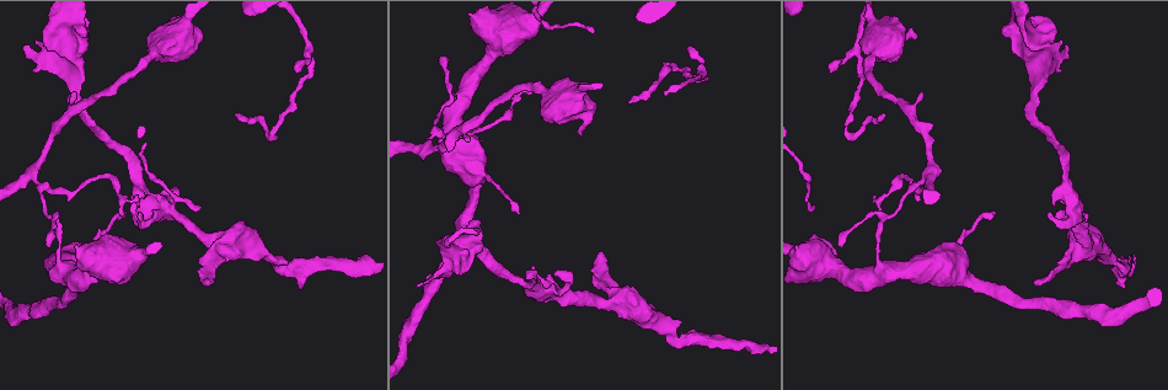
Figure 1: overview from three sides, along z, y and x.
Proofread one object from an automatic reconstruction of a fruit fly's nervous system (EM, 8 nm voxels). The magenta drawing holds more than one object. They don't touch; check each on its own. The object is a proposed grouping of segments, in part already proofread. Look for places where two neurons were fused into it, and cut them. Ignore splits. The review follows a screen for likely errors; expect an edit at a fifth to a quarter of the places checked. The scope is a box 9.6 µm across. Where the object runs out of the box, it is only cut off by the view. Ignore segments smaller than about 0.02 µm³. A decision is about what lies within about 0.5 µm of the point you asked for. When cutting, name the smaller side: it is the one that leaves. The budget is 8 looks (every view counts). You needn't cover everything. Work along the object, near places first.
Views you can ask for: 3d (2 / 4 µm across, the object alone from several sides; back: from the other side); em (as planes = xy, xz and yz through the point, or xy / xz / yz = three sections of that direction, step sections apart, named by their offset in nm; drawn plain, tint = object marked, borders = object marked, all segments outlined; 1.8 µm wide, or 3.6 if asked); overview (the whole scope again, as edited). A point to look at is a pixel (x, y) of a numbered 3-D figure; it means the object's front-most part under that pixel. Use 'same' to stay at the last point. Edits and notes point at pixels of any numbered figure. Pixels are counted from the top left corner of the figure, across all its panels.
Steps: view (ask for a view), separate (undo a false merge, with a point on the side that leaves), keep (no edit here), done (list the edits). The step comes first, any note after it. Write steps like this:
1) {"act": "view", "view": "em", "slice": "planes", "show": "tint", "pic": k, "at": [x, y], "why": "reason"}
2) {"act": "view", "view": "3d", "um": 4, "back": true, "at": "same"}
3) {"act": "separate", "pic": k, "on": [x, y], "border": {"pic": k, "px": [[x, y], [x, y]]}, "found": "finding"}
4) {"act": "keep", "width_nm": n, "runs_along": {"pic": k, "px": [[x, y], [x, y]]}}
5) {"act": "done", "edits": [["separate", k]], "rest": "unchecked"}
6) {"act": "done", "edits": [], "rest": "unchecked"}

{"act": "view", "view": "3d", "um": 4, "back": true, "pic": 1, "at": [547, 294], "why": "abrupt turn"}

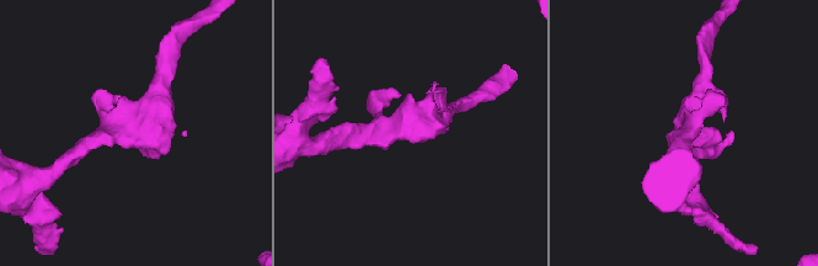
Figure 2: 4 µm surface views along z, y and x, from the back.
{"act": "view", "view": "em", "slice": "xy", "step": 16, "show": "tint", "pic": 2, "at": [417, 133], "why": "shape alone is not enough"}

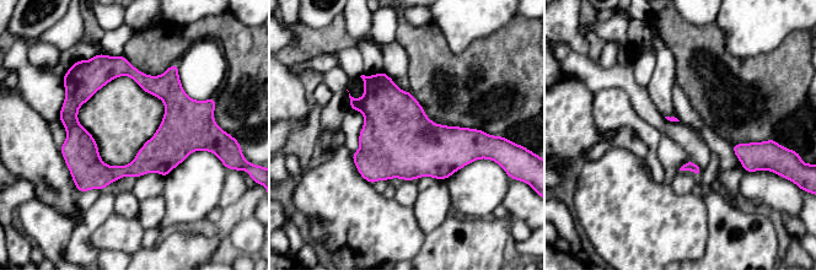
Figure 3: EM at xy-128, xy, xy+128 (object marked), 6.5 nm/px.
{"act": "view", "view": "em", "slice": "planes", "show": "tint", "at": "same", "why": "another direction"}

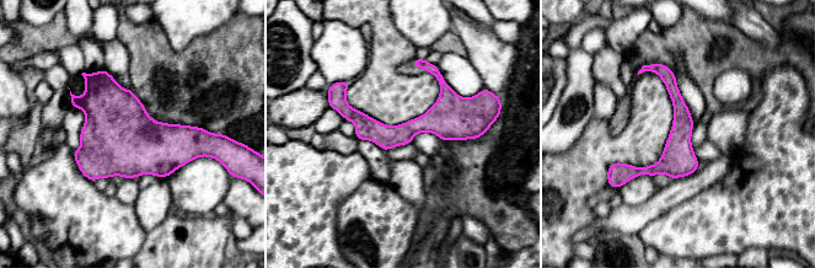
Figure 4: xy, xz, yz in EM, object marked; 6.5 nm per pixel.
{"act": "keep", "width_nm": 160, "runs_along": {"pic": 4, "px": [[336, 103], [376, 132], [477, 126]]}, "found": "one neuron here"}

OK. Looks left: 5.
{"act": "view", "view": "3d", "um": 2, "pic": 1, "at": [461, 252], "why": "arms run side by side"}

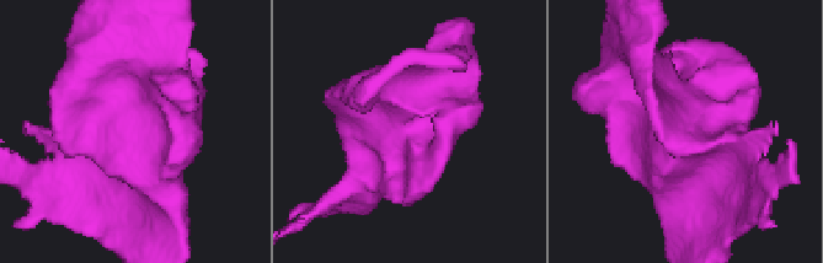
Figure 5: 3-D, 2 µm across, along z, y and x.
{"act": "view", "view": "em", "slice": "xy", "step": 4, "show": "tint", "pic": 5, "at": [405, 124], "why": "need the tissue"}

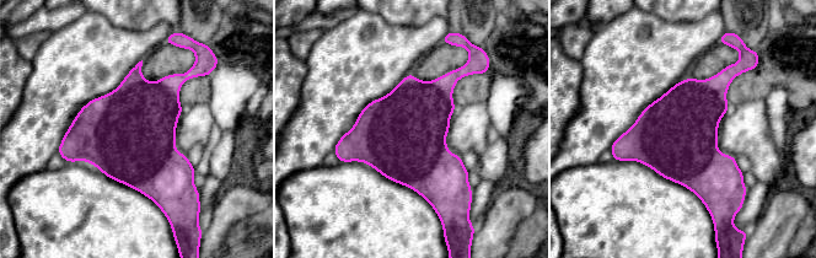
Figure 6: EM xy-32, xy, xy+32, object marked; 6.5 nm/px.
{"act": "view", "view": "em", "slice": "planes", "show": "tint", "at": "same", "why": "another direction"}

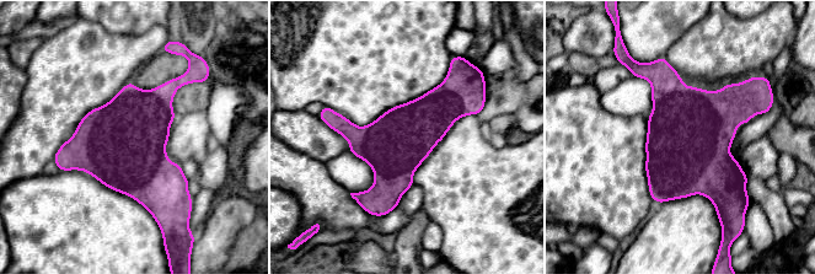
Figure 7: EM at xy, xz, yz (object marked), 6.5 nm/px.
{"act": "keep", "width_nm": 420, "found": "continuous, no second neuron"}

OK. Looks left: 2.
{"act": "view", "view": "3d", "um": 2, "pic": 1, "at": [700, 70], "why": "sharp bend"}

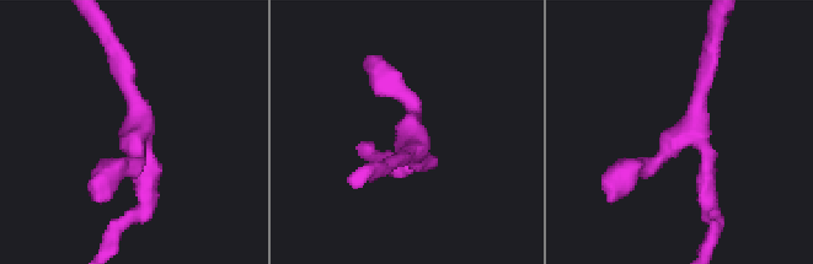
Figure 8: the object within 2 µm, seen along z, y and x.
{"act": "view", "view": "em", "slice": "yz", "step": 4, "show": "tint", "pic": 8, "at": [134, 140]}

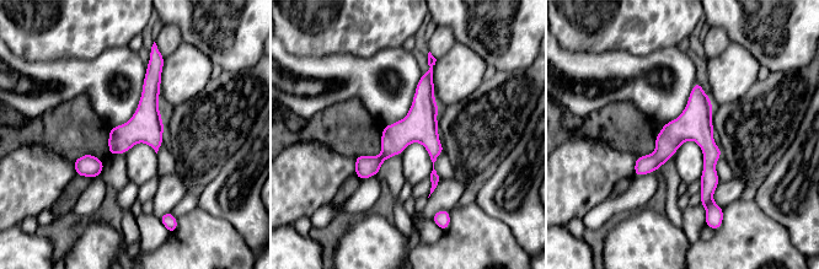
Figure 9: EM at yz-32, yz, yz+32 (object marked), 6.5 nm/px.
{"act": "keep", "runs_along": {"pic": 9, "px": [[429, 74], [422, 116], [358, 173]]}, "found": "one neuron here"}

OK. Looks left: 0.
{"act": "done", "edits": [], "rest": "unchecked"}

